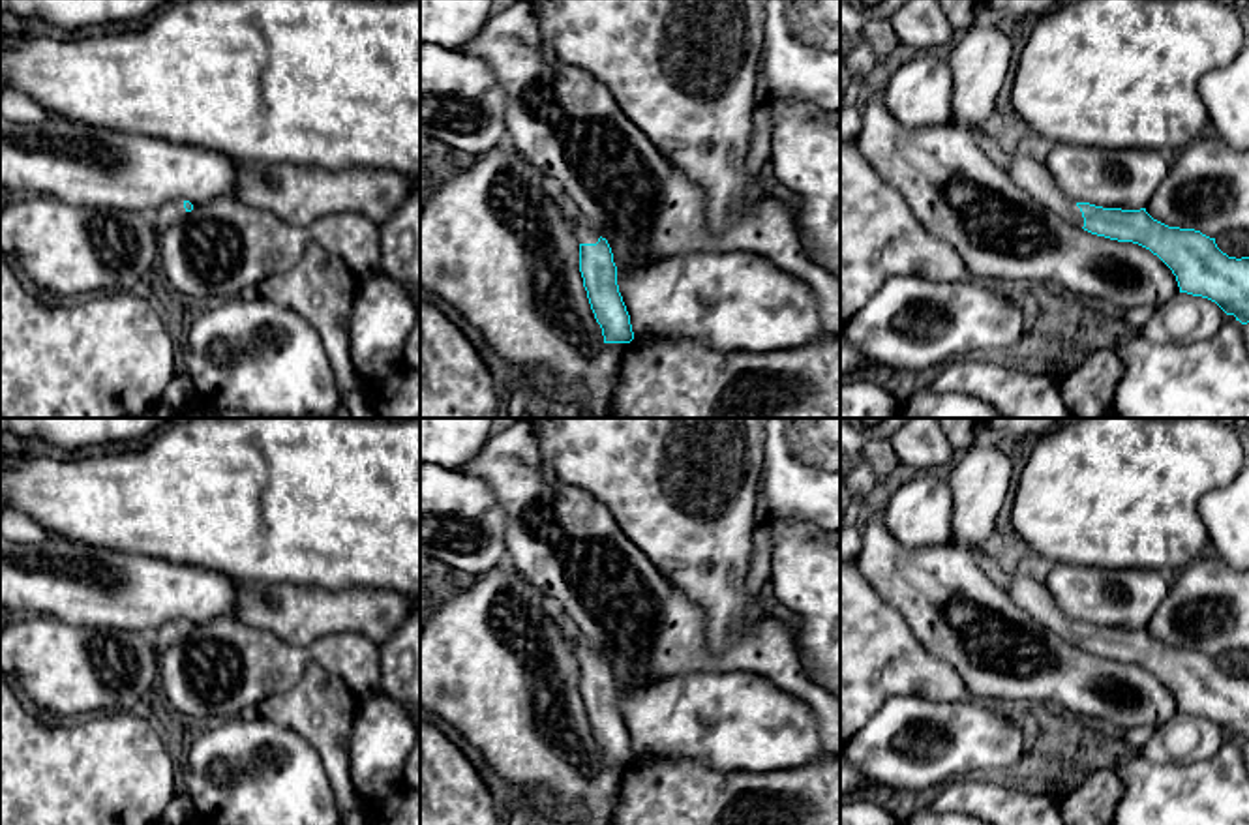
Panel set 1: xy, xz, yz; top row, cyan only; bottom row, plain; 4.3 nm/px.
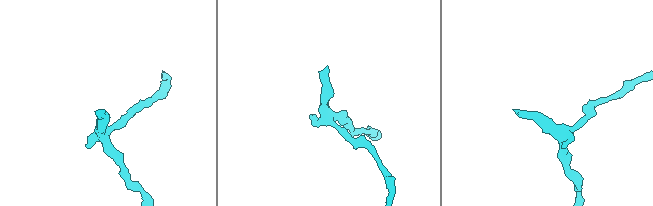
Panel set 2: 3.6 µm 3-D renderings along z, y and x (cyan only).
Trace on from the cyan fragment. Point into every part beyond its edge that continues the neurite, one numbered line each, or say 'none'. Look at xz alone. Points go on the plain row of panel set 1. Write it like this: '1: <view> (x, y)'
1: xz (587, 655)

